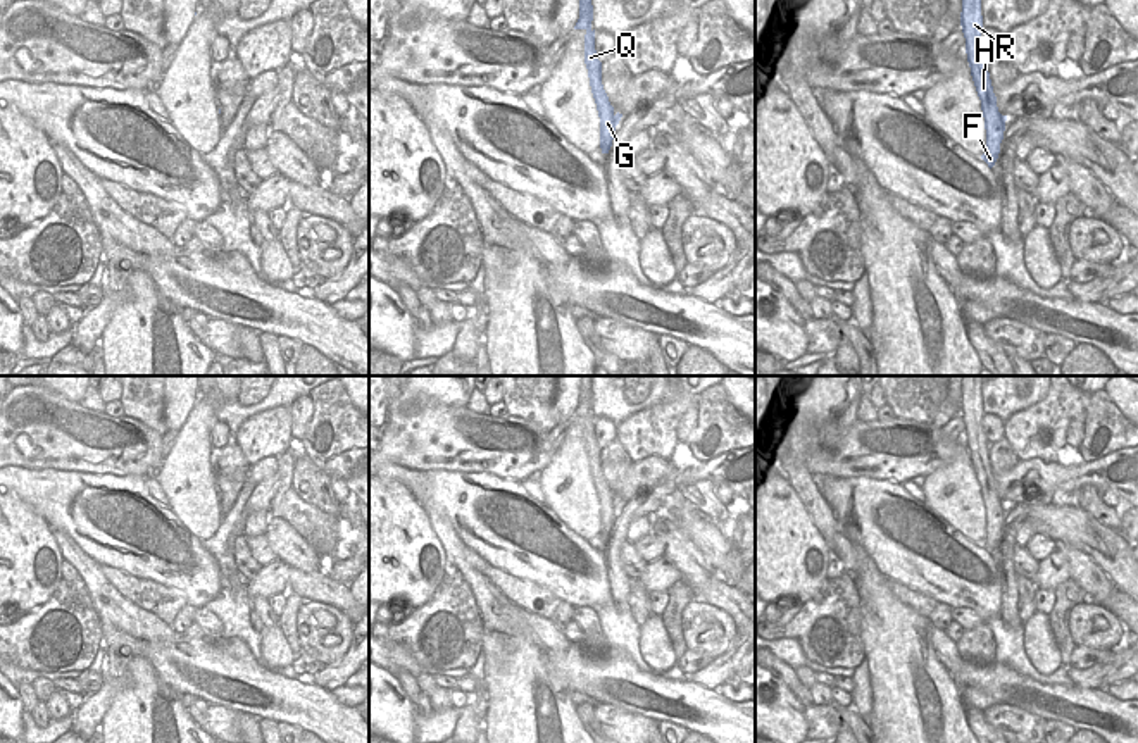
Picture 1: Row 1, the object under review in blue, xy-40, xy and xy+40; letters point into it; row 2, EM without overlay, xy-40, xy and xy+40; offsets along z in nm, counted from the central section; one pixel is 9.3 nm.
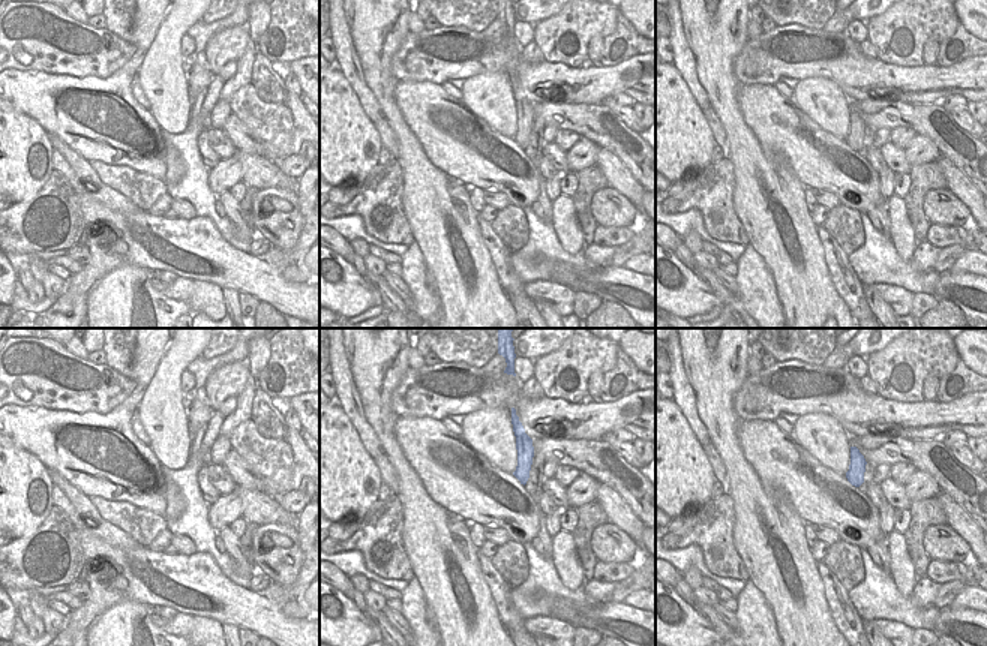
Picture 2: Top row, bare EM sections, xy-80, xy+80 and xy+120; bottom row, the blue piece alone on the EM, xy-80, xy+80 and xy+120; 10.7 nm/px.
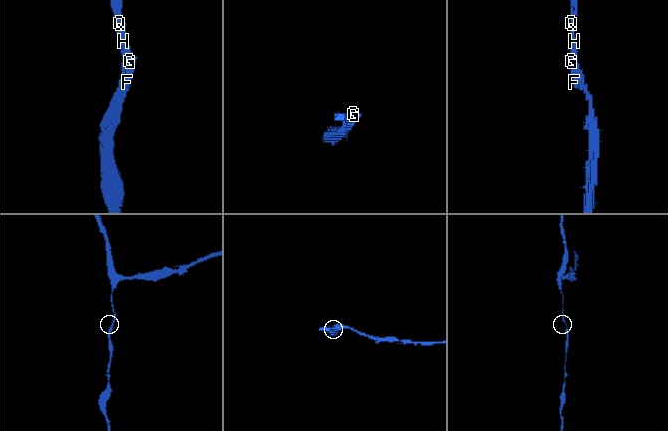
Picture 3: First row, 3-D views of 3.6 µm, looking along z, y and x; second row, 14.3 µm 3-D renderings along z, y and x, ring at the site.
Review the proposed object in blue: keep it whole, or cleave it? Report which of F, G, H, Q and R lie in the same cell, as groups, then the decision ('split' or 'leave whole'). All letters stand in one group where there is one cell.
F G H Q R | leave whole

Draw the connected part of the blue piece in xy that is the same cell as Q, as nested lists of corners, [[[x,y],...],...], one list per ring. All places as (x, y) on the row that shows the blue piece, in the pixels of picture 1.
[[[579,0],[579,19],[574,29],[585,29],[585,64],[588,69],[591,93],[597,103],[598,117],[600,117],[600,148],[602,153],[609,153],[616,133],[616,126],[619,124],[622,114],[616,114],[614,107],[609,102],[609,97],[602,84],[602,62],[597,57],[595,50],[595,29],[591,28],[593,21],[593,5],[591,0]]]

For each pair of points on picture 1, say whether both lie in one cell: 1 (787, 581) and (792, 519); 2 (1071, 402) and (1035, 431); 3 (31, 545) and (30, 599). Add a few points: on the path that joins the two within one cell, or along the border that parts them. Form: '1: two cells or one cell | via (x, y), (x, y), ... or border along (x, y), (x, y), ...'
1: one cell | via (787, 566), (787, 535)
2: one cell | via (1062, 404), (1044, 423)
3: one cell | via (26, 559), (26, 585)

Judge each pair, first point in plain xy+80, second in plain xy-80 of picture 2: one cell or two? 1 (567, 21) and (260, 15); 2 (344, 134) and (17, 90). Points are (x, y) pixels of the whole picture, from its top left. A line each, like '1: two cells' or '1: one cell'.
1: two cells
2: two cells

